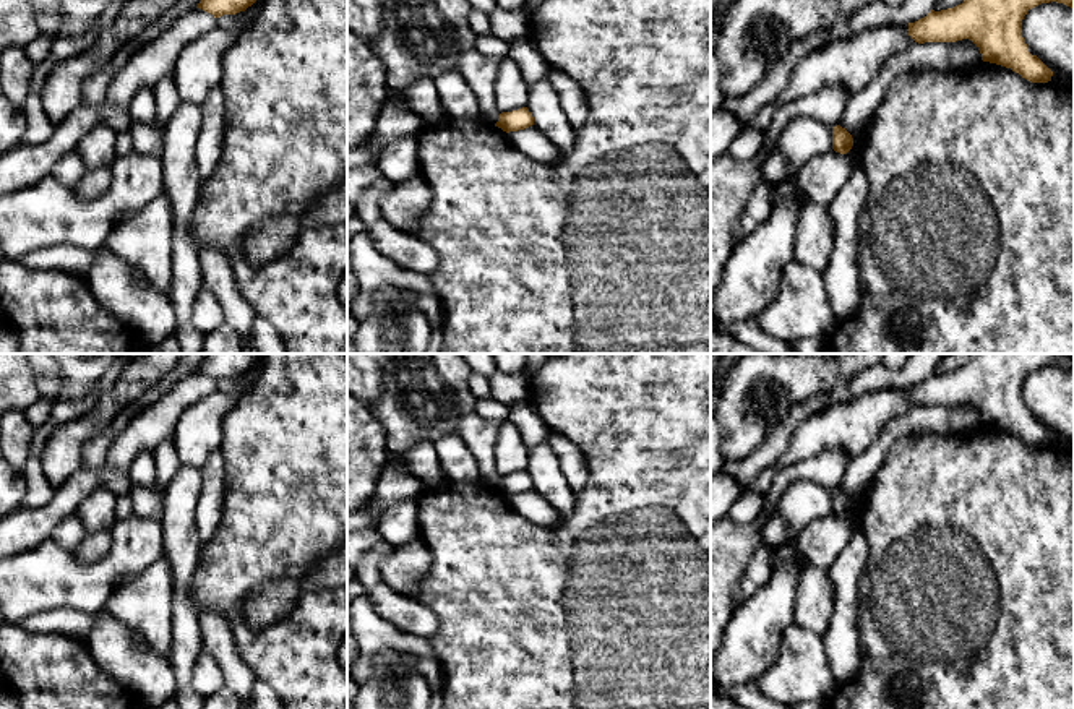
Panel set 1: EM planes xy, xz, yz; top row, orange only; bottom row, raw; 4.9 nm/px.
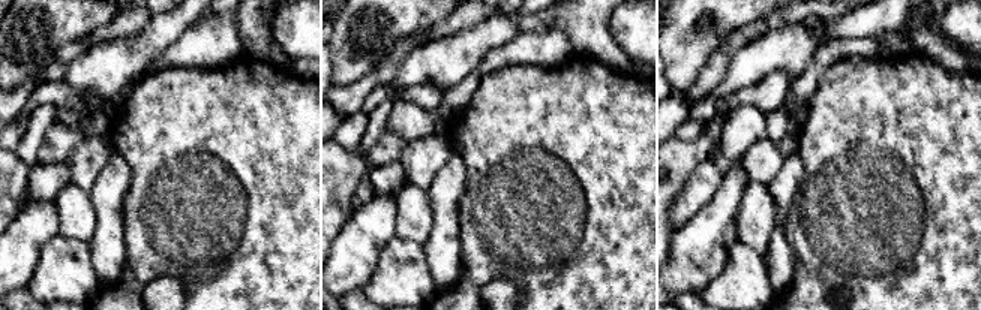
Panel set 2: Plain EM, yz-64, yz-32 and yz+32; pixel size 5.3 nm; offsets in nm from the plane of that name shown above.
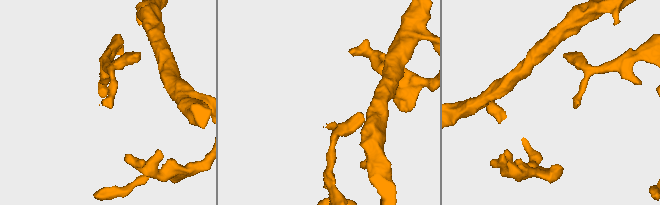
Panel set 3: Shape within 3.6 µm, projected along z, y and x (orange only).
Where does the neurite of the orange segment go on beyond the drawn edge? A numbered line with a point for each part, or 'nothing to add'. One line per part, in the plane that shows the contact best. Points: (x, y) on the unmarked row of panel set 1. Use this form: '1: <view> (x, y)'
nothing to add

